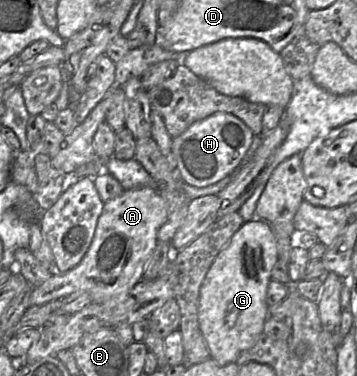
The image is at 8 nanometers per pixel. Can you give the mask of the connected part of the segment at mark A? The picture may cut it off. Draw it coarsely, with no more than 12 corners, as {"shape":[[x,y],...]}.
{"shape":[[151,186],[104,203],[81,262],[30,307],[86,292],[106,303],[143,279],[167,220]]}

